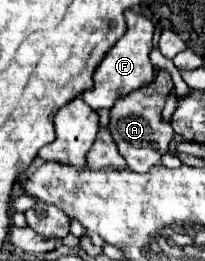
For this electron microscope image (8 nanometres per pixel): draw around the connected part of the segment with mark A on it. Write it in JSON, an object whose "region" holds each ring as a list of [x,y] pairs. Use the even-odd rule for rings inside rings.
{"region":[[[160,70],[152,86],[146,86],[144,90],[138,90],[136,94],[128,94],[128,98],[120,98],[120,102],[116,102],[116,106],[112,106],[110,110],[108,130],[118,146],[118,152],[126,158],[128,168],[134,172],[149,172],[152,166],[160,164],[160,156],[170,152],[170,142],[175,133],[171,125],[164,123],[160,118],[170,92],[172,92],[172,78],[166,70]]]}

